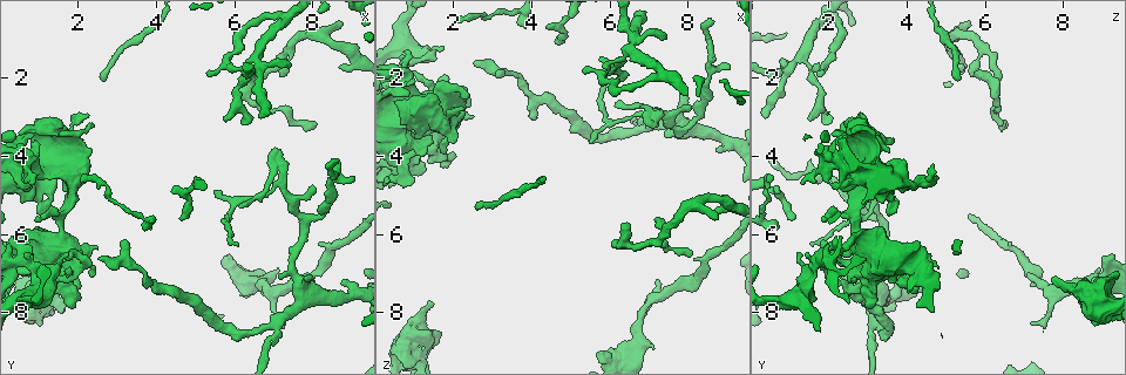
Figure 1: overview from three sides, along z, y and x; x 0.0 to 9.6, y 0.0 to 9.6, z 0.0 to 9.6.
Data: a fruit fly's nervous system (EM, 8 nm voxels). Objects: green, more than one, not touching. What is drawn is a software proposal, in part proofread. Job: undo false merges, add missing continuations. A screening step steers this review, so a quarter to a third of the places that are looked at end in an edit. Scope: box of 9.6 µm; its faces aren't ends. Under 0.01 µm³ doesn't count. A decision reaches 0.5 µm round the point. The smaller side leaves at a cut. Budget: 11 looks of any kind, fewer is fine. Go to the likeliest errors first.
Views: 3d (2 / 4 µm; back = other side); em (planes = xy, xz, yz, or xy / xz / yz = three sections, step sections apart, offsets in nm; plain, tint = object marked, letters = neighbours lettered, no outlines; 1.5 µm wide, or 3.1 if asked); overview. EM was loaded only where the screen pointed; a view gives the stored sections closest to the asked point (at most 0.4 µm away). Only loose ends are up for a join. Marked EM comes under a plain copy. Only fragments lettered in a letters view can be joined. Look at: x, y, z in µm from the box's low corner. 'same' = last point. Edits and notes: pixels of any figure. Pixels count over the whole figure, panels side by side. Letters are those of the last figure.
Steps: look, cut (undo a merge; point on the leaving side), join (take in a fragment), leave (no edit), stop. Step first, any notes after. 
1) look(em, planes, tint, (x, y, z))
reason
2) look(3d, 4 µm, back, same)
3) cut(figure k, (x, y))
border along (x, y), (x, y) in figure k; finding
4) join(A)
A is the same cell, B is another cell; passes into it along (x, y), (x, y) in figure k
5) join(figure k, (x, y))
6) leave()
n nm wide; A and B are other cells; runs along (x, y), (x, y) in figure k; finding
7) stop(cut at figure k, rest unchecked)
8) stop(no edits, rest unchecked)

look(3d, 2 µm, (1.30, 7.10, 7.65))
an open end

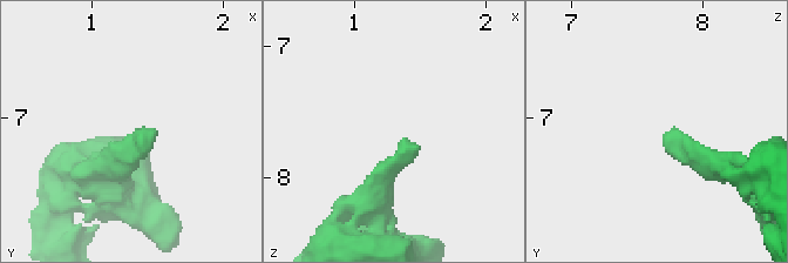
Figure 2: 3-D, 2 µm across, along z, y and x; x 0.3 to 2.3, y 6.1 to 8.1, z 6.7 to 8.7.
look(em, planes, letters, (1.36, 7.14, 7.72))

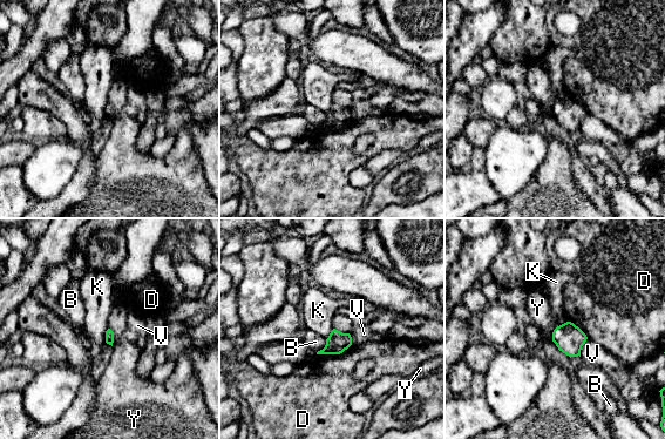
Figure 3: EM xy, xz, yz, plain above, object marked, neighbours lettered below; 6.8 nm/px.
leave()
D touches over 240 nm; B, D, K, V and Y are other cells; no lettered fragment goes on from it

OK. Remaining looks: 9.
look(em, planes, letters, (3.90, 5.85, 0.75))
free end

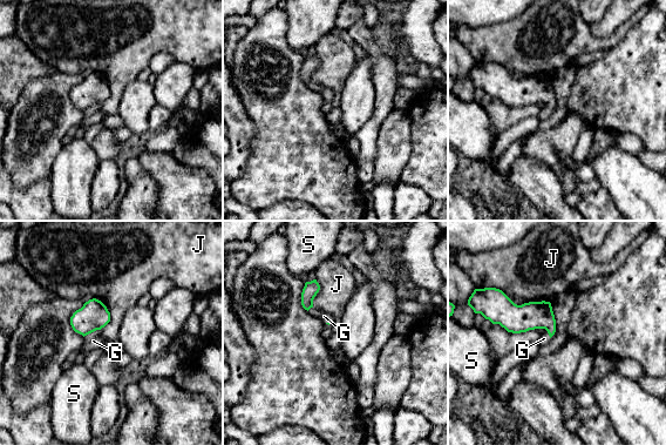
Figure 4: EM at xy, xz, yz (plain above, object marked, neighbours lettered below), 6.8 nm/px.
join(G)
G is the same cell, J and S are other cells; passes into it along (94, 315), (92, 331), (93, 341) in figure 4; the cell continues

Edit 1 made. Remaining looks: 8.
look(3d, 2 µm, (7.15, 8.15, 3.20))
two arms in line, one across

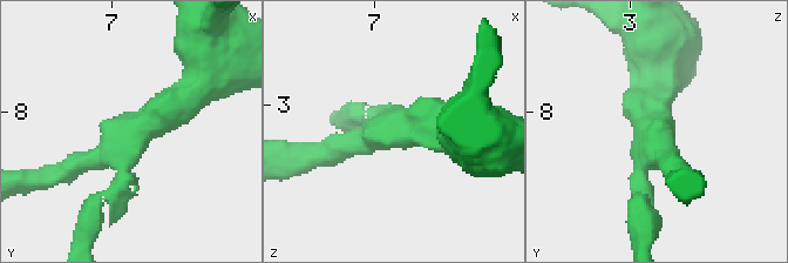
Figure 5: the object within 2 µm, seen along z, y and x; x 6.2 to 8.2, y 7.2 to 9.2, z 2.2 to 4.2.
look(em, planes, letters, (7.12, 8.18, 3.18))

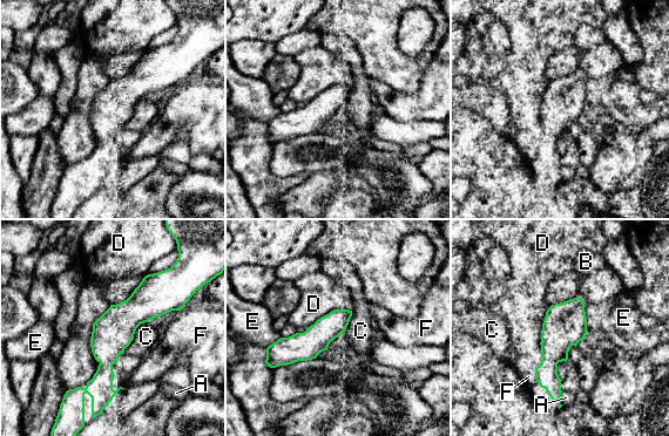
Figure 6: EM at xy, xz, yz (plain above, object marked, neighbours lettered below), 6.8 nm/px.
leave()
A, B, C, D, E and F are other cells; all the same cell

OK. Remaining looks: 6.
look(3d, 4 µm, (6.40, 2.10, 6.25))
thick turns thin

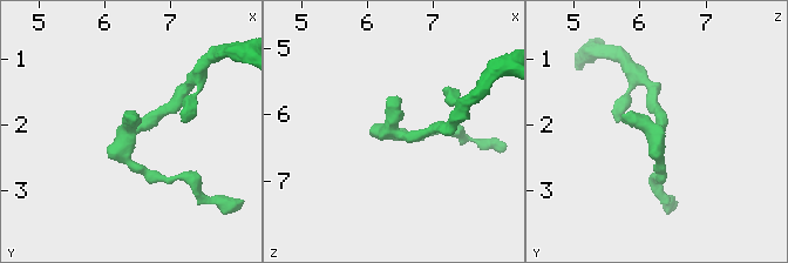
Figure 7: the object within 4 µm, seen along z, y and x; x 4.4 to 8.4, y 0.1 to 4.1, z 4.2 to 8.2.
look(em, planes, letters, (6.40, 2.10, 6.20))
need the tissue

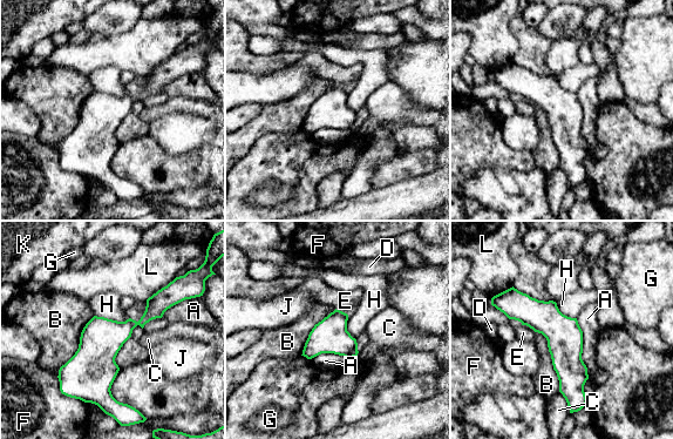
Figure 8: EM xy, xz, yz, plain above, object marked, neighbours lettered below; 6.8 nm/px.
leave()
A, B, C, D, E, F, G, H, J, K and L are other cells; runs along (508, 292), (565, 345), (573, 403) in figure 8; continuous, no second cell

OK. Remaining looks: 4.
stop(join at figure 4, rest unchecked)

